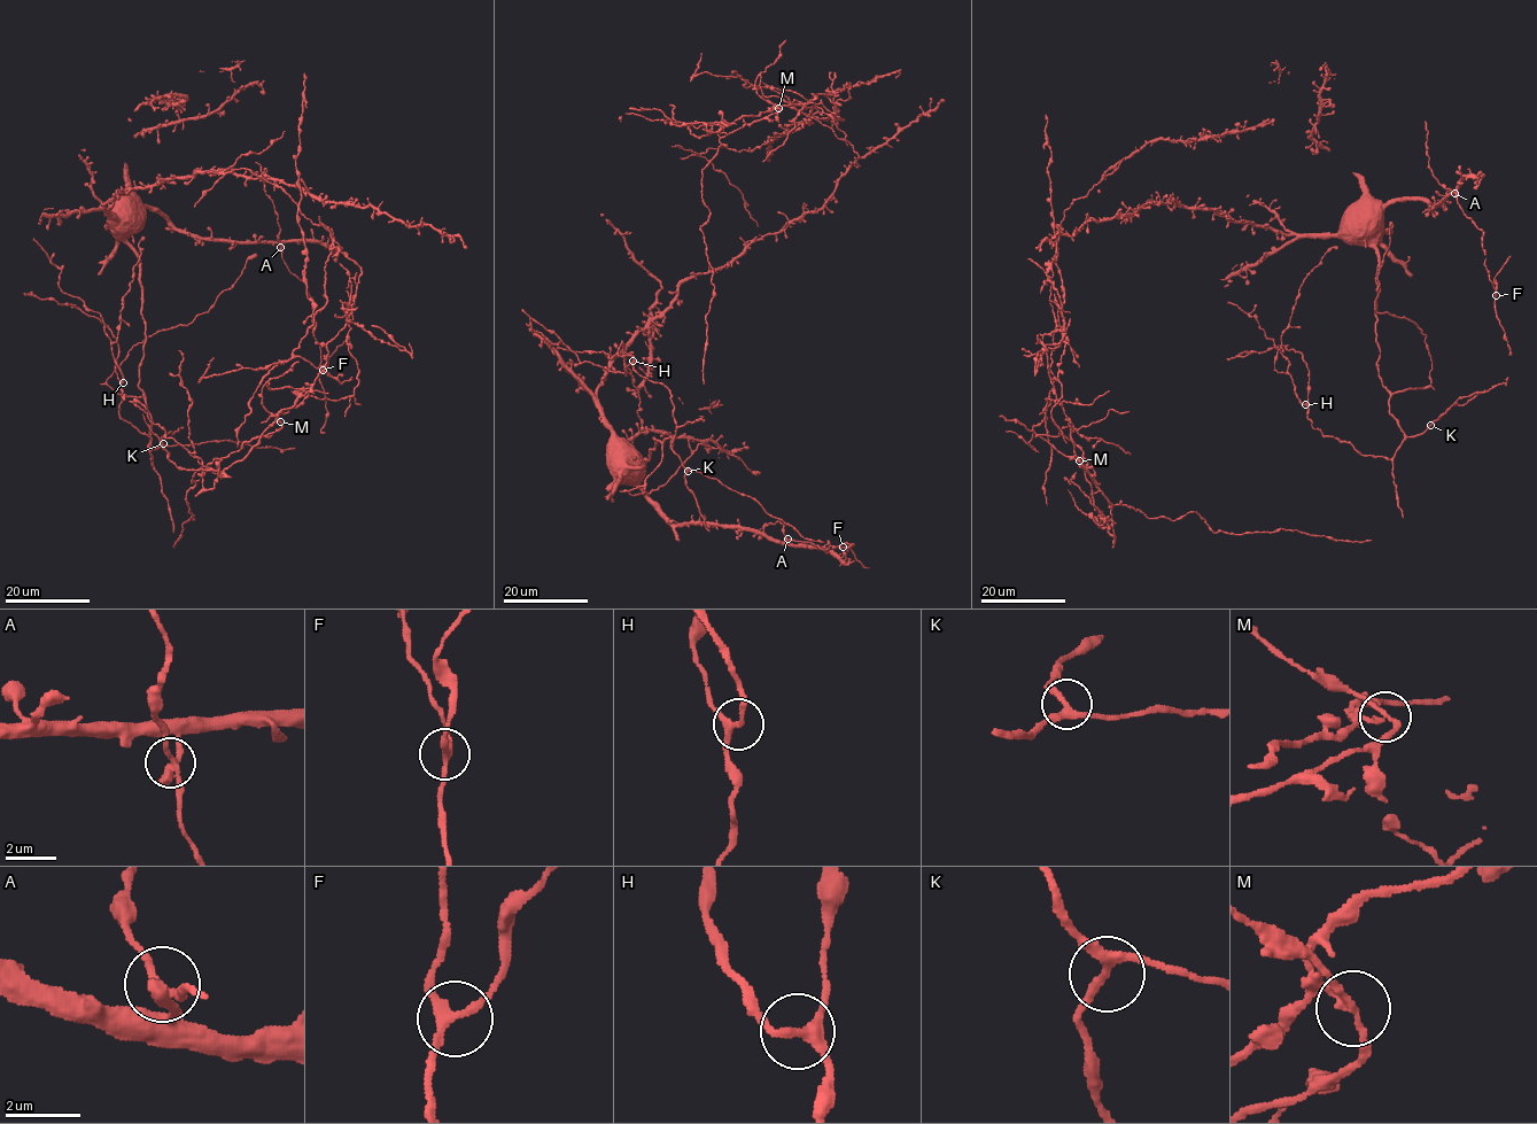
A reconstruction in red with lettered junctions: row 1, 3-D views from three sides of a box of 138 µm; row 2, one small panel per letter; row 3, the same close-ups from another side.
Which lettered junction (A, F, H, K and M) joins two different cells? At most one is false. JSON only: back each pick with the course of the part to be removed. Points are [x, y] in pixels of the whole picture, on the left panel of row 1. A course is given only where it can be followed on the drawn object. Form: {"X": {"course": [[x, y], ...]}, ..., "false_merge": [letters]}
{"M": {"course": [[280, 423], [354, 303], [361, 269], [332, 237], [327, 302], [293, 356], [203, 377], [214, 358]]}, "false_merge": ["M"]}

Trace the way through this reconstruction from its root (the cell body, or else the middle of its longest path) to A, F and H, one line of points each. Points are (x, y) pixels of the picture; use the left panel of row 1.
A: (132, 212), (132, 216), (144, 207), (164, 215), (176, 227), (201, 237), (279, 242), (280, 247)
F: (132, 212), (142, 207), (158, 211), (176, 227), (207, 238), (280, 242), (285, 265), (312, 299), (323, 370)
H: (132, 212), (153, 465), (150, 439), (118, 413), (123, 382)

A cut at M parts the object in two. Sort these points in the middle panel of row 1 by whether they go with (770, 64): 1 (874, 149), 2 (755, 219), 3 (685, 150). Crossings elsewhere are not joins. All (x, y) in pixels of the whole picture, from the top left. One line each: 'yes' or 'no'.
1: yes
2: no
3: no

